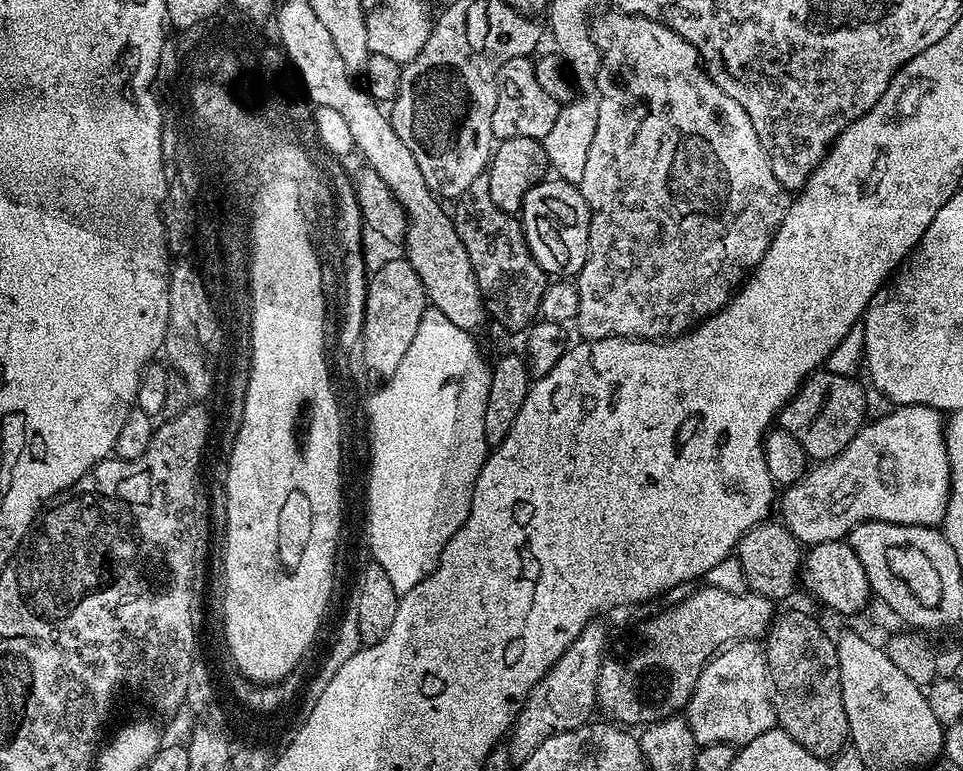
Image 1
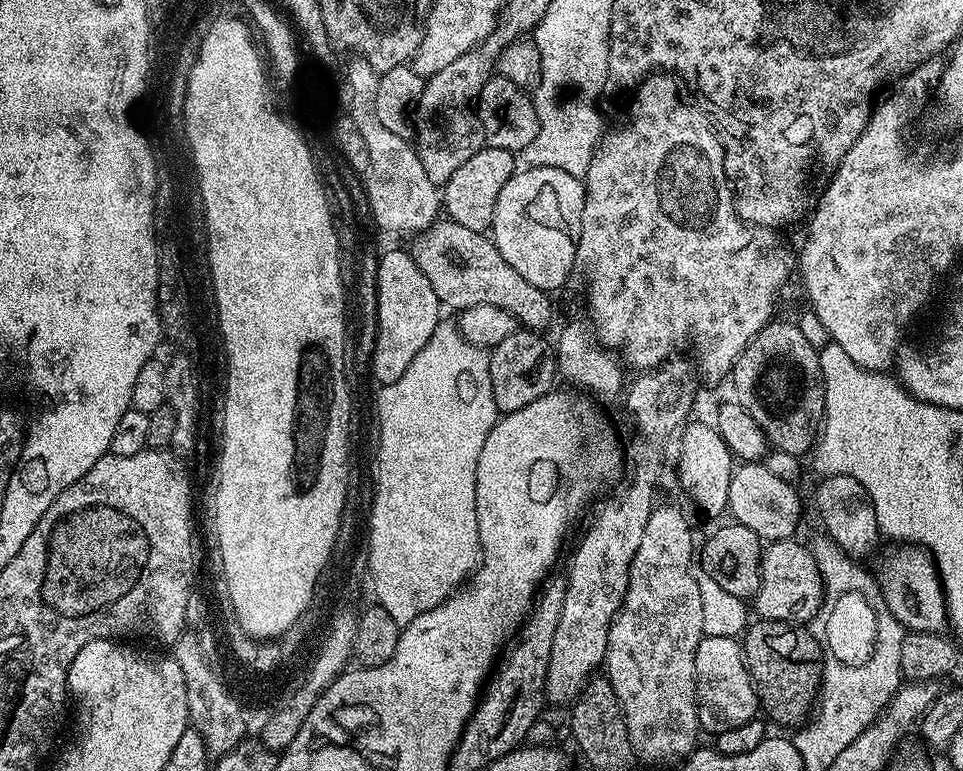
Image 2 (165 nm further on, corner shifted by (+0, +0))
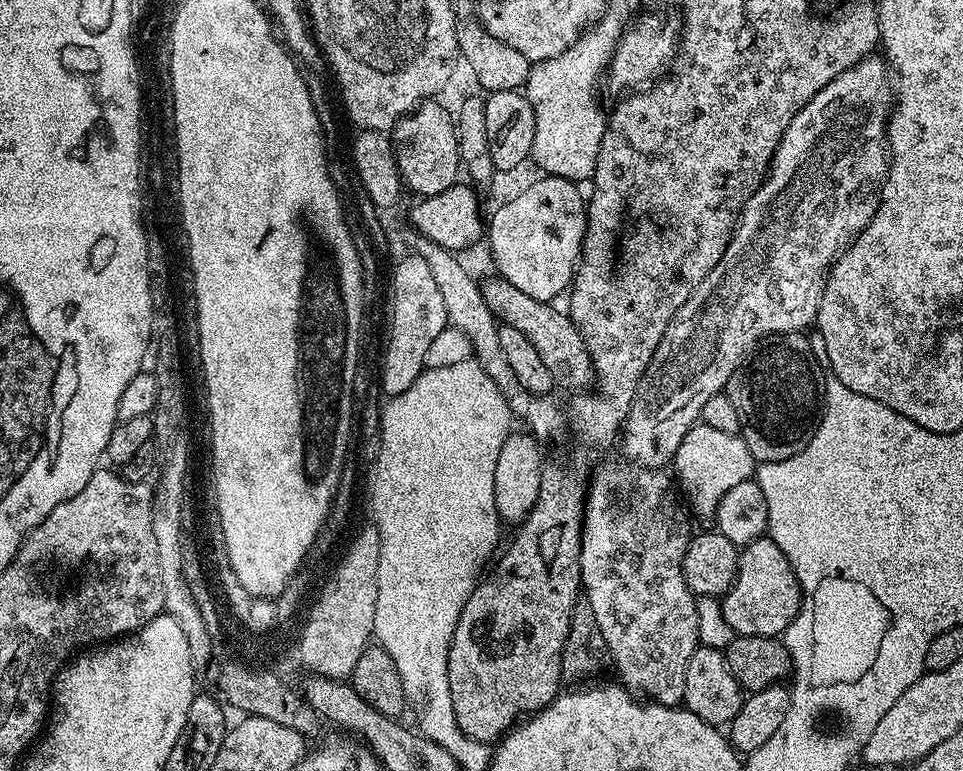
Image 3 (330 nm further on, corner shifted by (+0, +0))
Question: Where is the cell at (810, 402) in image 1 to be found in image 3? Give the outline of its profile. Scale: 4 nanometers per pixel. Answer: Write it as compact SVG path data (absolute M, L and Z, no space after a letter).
M804 332L780 333L779 336L769 339L755 355L745 359L744 363L734 370L734 374L728 380L726 394L730 402L734 402L734 410L738 410L739 435L744 438L756 462L760 464L782 462L806 450L810 438L814 438L820 420L824 416L825 377L825 365L811 339Z

